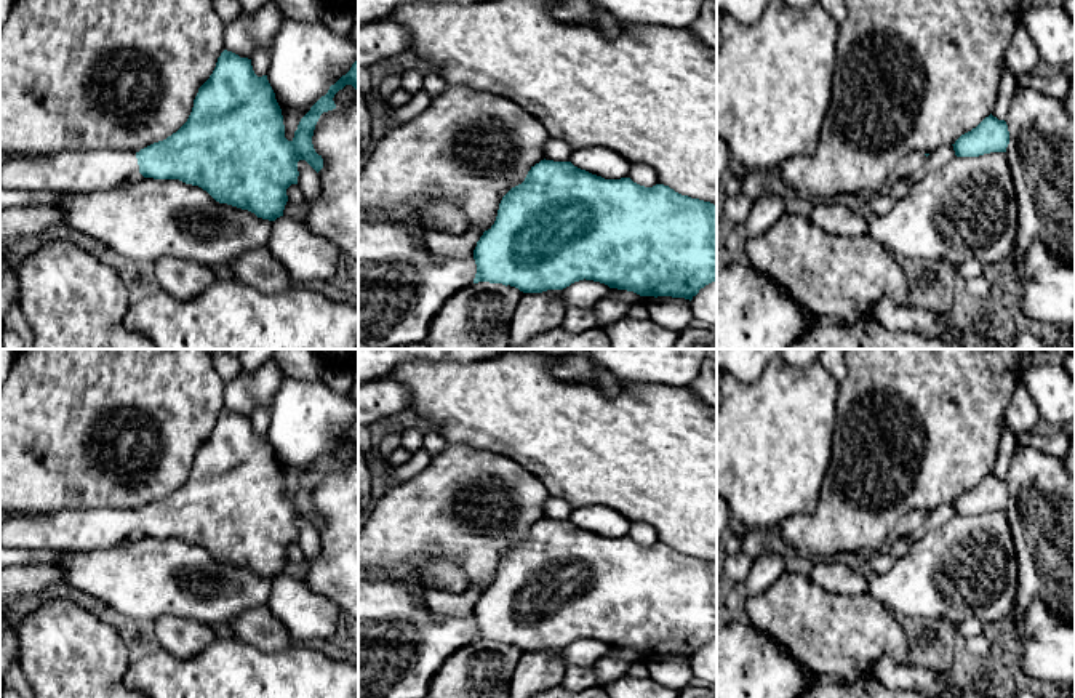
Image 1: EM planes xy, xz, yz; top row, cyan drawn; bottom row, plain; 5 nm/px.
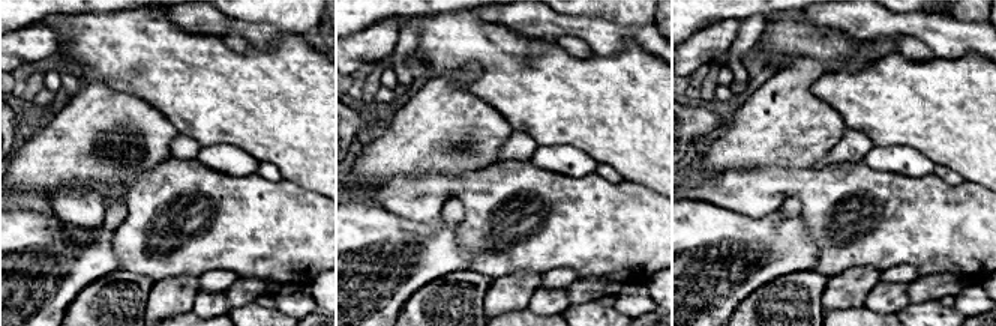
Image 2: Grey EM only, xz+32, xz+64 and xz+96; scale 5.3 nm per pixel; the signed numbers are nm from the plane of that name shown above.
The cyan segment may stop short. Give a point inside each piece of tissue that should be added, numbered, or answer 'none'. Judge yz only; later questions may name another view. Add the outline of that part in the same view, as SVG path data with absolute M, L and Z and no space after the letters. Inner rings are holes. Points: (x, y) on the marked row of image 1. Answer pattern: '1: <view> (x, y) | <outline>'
none

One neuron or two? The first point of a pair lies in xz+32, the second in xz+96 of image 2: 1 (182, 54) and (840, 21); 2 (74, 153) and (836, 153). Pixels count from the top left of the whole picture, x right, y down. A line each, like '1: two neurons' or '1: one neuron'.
1: two neurons
2: two neurons

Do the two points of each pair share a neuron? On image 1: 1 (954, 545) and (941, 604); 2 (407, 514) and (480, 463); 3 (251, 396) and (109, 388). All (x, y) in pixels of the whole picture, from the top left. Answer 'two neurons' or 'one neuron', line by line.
1: one neuron
2: one neuron
3: two neurons

